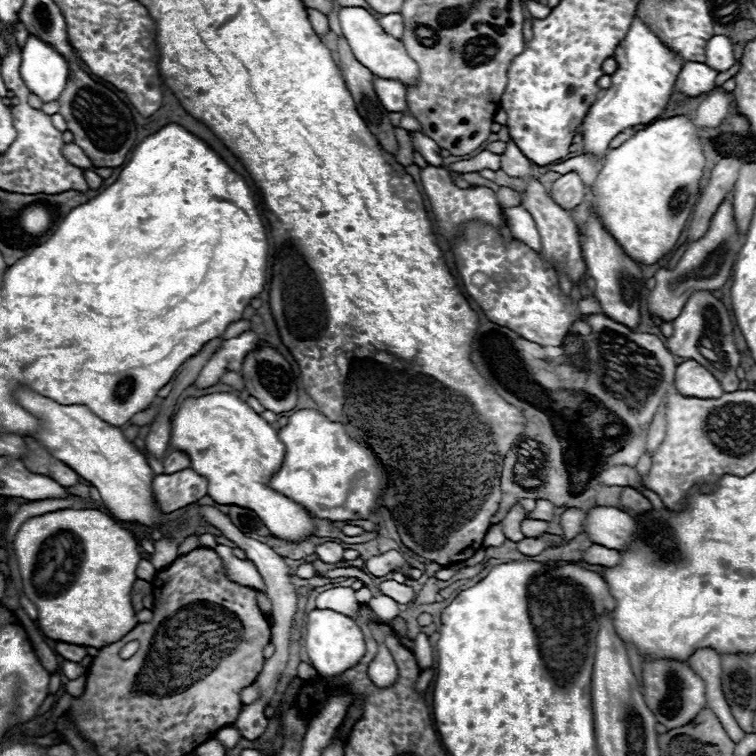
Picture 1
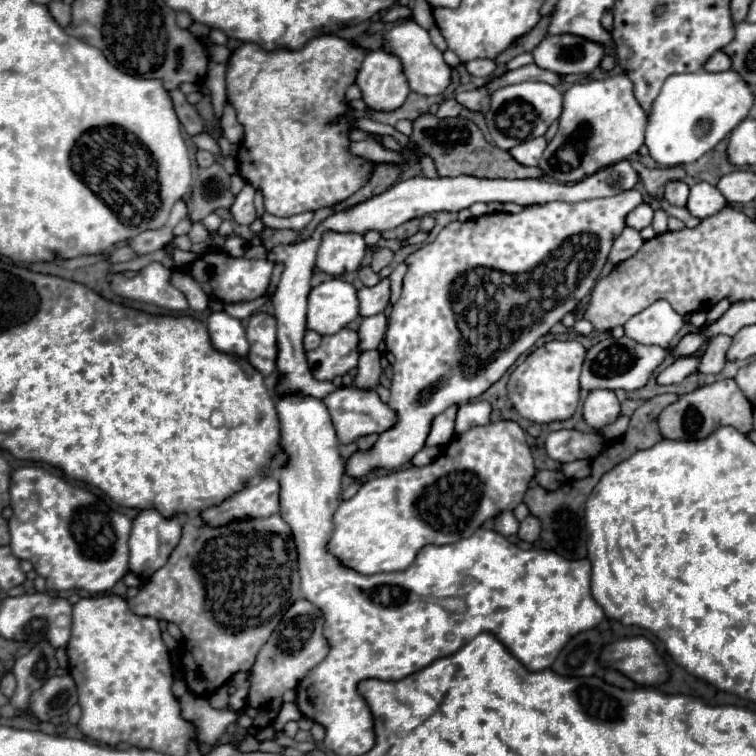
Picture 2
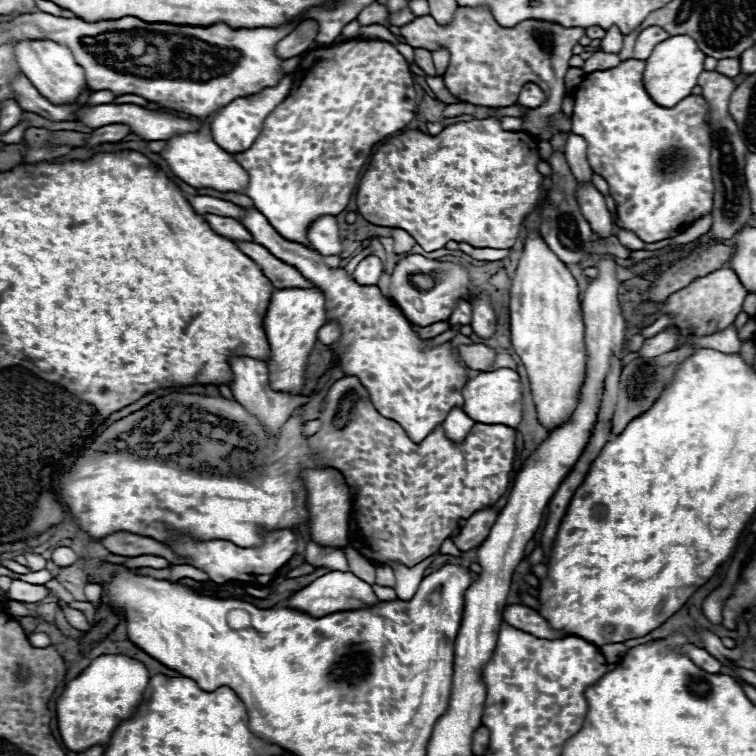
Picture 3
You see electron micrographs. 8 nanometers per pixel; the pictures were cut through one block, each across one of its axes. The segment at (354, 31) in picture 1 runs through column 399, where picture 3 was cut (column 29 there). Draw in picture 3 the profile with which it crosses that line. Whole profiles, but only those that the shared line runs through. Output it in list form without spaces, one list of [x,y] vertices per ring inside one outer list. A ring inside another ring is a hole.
[[[22,40],[14,46],[14,58],[22,70],[22,74],[38,88],[42,96],[46,96],[54,104],[76,102],[86,86],[86,76],[82,66],[74,62],[72,52],[54,40]]]

